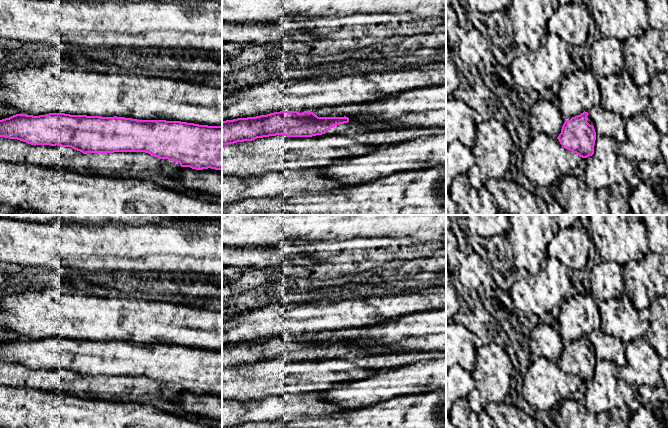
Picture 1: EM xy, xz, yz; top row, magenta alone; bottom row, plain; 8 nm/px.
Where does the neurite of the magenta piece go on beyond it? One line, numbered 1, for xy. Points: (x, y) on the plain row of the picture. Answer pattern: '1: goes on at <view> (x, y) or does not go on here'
1: does not go on here

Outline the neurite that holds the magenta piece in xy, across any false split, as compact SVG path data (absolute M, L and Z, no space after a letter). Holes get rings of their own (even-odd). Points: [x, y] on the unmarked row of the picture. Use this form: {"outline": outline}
{"outline": "M16 338L0 344L0 361L17 363L35 370L71 371L83 378L145 376L159 383L176 385L181 391L222 394L222 350L181 345L137 344L117 340Z"}

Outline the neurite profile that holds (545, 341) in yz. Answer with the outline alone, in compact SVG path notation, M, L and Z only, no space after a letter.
M540 322L530 333L529 345L533 356L558 361L565 344L552 326Z

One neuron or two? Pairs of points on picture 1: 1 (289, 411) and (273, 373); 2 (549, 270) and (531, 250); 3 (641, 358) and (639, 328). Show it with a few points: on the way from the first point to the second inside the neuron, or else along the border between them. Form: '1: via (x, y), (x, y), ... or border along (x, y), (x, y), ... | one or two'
1: border along (305, 393), (285, 392), (258, 399) | two
2: border along (548, 256), (535, 273), (521, 269) | two
3: border along (644, 336), (638, 336), (626, 344) | two

